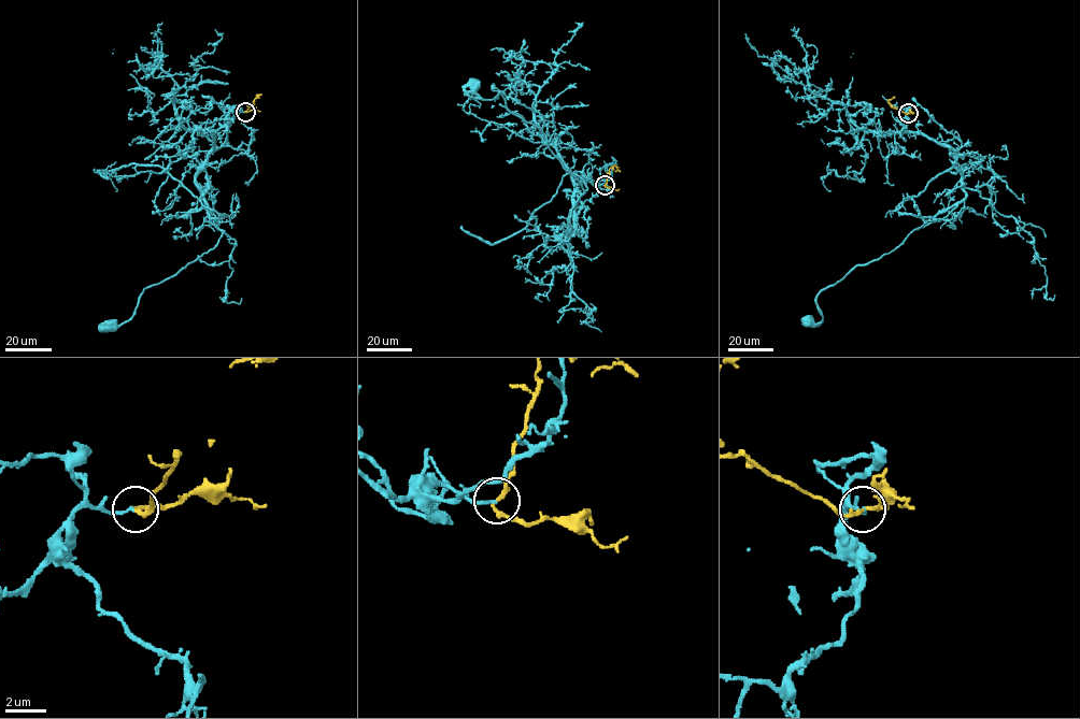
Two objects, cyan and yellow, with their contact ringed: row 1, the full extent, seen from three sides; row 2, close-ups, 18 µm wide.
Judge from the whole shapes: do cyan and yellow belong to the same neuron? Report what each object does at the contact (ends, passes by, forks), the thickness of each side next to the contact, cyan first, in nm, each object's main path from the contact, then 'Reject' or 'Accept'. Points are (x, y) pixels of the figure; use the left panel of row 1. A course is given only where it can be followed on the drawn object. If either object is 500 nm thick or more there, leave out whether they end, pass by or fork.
At the ring cyan ends. At the ring yellow passes by. Thickness 140 nm (cyan) against 200 nm. Course of cyan: (245, 111), (213, 131), (196, 176), (210, 220), (224, 231), (218, 242), (144, 288), (134, 314), (113, 325). Course of yellow: (245, 111), (258, 96), (256, 96). Accept

